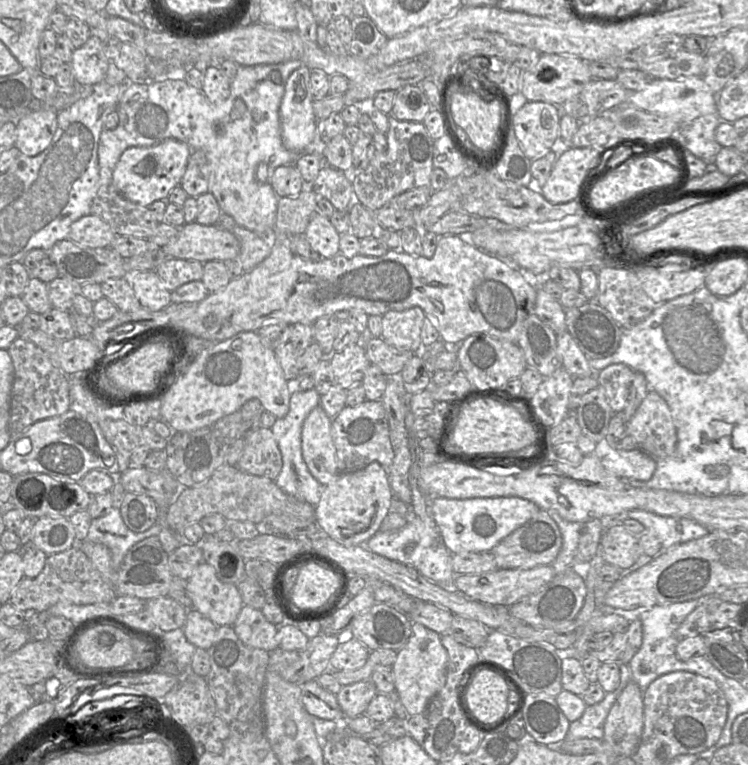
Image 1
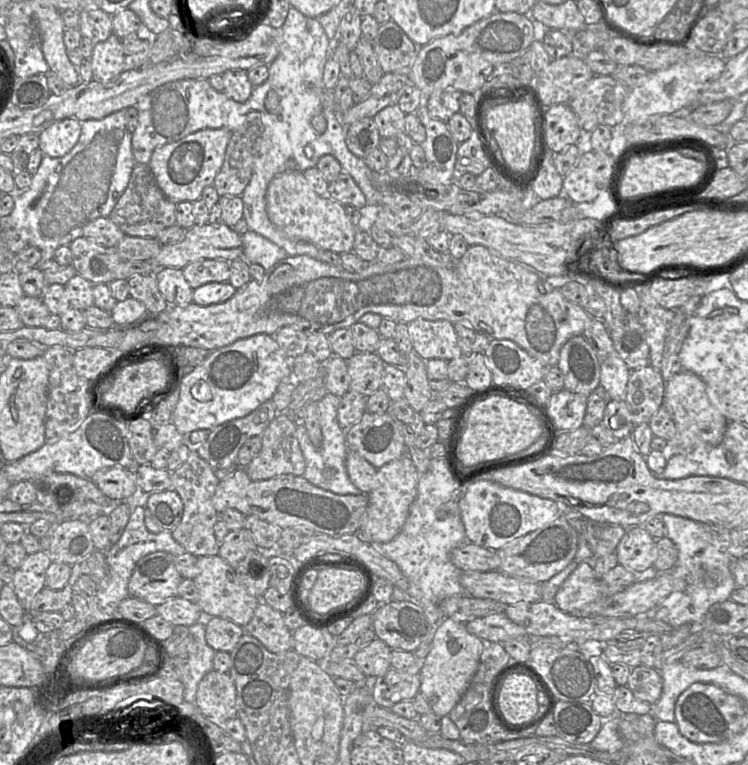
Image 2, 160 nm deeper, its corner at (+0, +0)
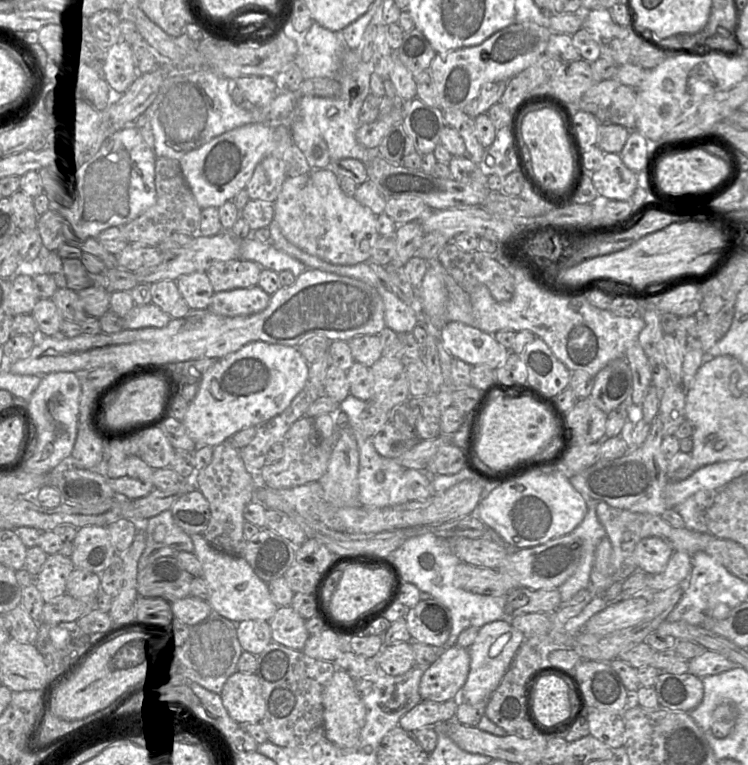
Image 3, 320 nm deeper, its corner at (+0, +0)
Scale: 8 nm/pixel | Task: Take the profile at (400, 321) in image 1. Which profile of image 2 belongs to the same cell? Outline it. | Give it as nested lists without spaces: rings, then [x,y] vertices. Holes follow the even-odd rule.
[[[417,319],[407,326],[413,349],[422,359],[449,361],[464,356],[451,322]]]

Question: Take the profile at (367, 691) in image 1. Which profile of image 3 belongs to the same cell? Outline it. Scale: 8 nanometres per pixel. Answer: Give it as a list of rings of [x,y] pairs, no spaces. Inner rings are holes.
[[[459,646],[442,648],[439,658],[425,671],[420,681],[419,691],[423,702],[446,702],[449,700],[460,703],[461,690],[467,680],[470,665],[466,666],[466,660],[459,660]]]

